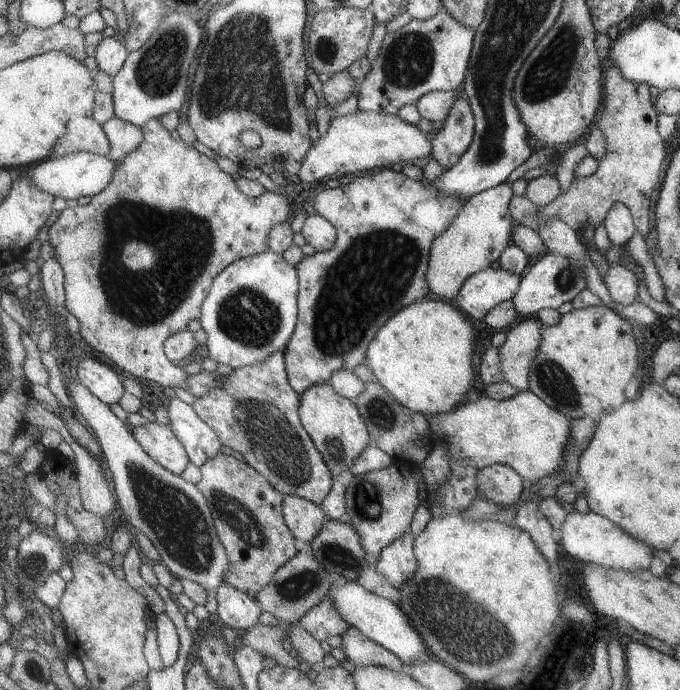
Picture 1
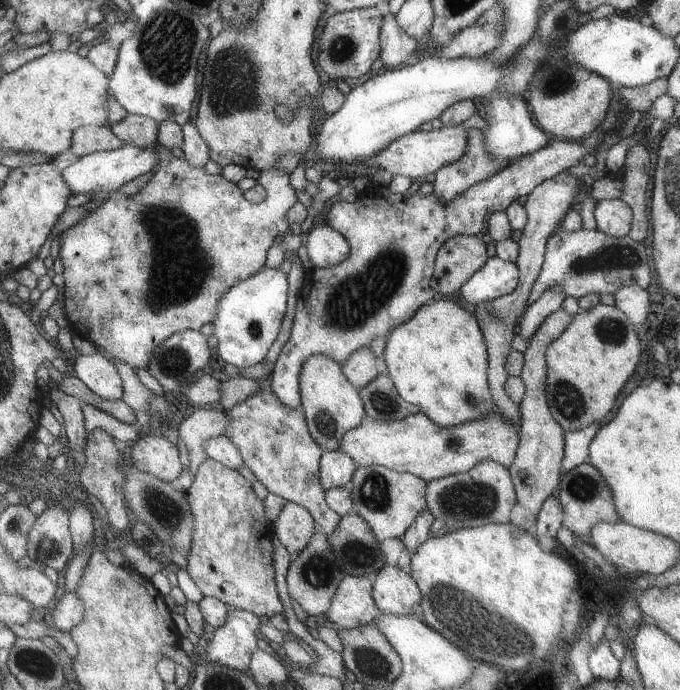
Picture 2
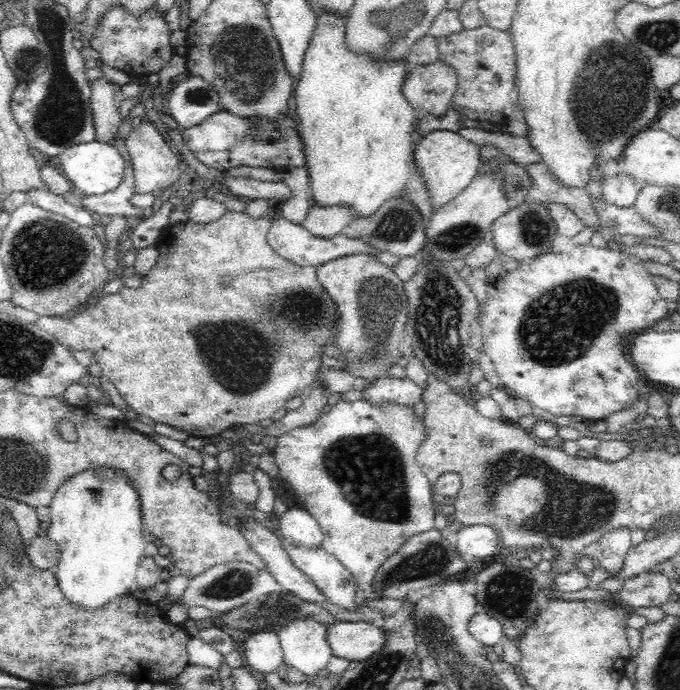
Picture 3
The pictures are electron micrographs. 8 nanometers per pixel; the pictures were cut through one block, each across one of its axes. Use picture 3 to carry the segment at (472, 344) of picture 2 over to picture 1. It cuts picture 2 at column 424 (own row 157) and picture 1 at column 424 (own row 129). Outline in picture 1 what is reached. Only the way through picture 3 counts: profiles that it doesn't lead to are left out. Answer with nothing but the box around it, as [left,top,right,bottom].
[367,300,481,416]

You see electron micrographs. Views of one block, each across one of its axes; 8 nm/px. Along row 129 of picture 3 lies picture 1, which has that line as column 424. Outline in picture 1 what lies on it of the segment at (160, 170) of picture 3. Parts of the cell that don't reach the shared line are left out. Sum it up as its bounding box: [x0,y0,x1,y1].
[293,110,435,182]

